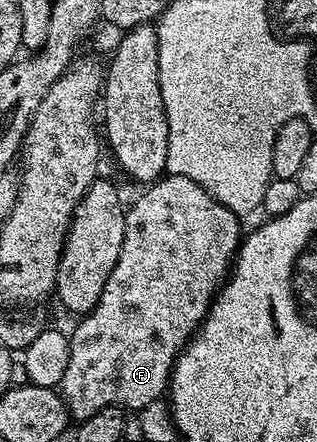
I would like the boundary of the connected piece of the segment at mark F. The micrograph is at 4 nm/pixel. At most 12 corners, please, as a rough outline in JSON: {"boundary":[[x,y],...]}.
{"boundary":[[166,174],[69,335],[70,416],[137,413],[231,274],[242,220]]}

